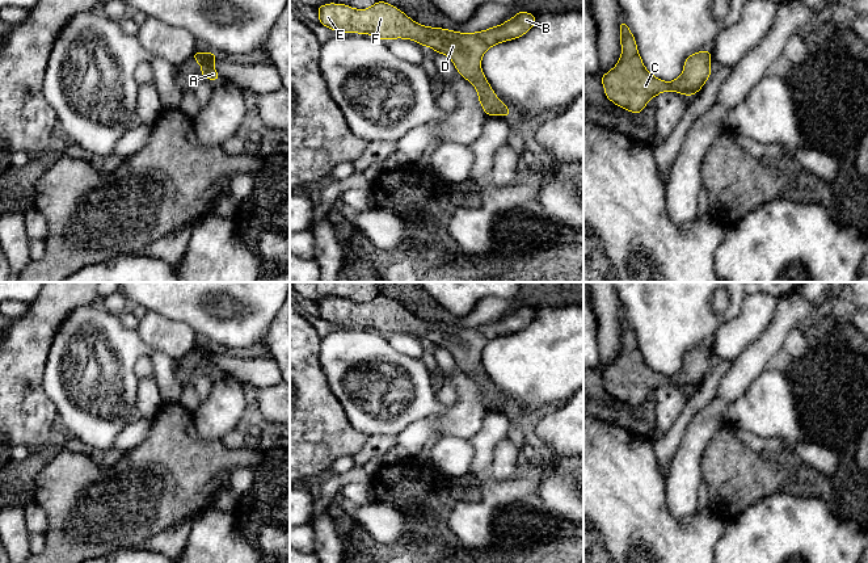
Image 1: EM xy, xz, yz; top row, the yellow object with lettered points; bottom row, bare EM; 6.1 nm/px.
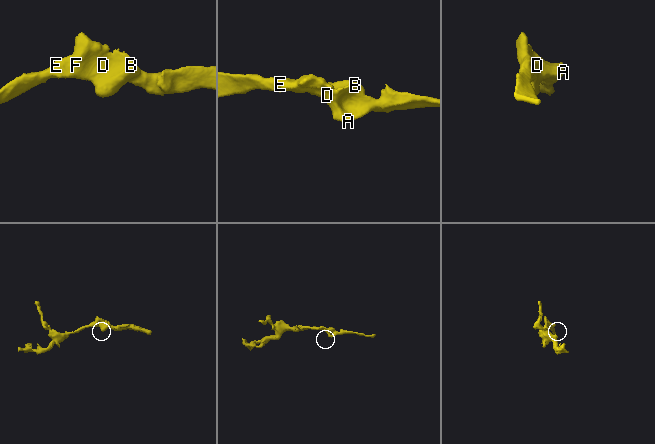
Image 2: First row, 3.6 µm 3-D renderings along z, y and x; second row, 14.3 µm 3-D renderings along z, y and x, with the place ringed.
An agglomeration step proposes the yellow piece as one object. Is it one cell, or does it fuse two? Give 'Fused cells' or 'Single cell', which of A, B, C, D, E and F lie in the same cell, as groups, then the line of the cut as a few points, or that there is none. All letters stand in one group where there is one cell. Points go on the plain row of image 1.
Single cell. Groups: A B C D E F. No split

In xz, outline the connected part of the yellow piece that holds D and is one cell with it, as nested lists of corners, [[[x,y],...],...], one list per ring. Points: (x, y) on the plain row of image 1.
[[[376,295],[367,303],[329,297],[316,302],[319,316],[340,327],[358,327],[387,333],[412,333],[447,349],[456,365],[477,385],[479,395],[488,411],[510,411],[511,404],[497,391],[481,364],[481,353],[489,341],[524,329],[536,319],[536,310],[519,304],[498,320],[477,327],[460,327],[443,322],[420,319],[403,304]]]

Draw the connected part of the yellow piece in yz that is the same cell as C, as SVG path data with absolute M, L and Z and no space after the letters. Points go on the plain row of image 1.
M625 315L619 316L621 349L616 360L601 370L606 391L615 399L639 408L650 392L667 385L684 390L698 387L711 371L709 344L686 352L683 366L673 375L653 370L644 360L636 333Z

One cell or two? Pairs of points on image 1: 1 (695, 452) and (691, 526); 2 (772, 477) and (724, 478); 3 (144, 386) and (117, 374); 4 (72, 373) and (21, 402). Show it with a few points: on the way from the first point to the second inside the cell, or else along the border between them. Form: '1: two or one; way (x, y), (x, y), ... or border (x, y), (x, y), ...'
1: two; border (665, 499), (668, 511), (677, 519), (696, 512)
2: one; way (761, 478), (736, 478)
3: two; border (138, 382), (133, 414)
4: two; border (46, 358), (43, 391), (54, 404), (57, 417)

